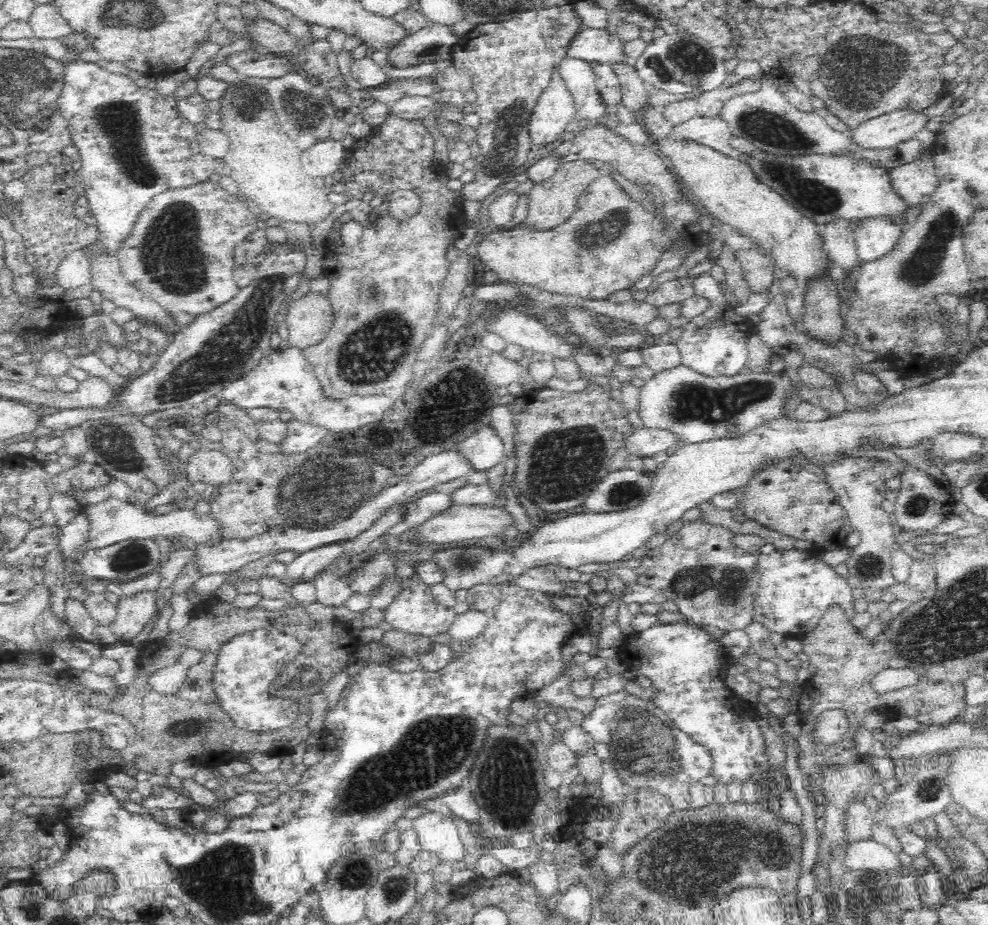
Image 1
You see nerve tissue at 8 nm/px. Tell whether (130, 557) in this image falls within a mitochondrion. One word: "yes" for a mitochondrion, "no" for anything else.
yes

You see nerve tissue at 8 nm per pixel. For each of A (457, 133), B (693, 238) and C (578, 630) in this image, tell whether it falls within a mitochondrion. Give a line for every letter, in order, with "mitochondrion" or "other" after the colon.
A: other
B: other
C: other

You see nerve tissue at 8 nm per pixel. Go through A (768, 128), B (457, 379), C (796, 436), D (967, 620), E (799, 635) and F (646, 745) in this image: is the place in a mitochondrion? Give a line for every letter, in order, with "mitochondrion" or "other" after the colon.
A: mitochondrion
B: mitochondrion
C: other
D: mitochondrion
E: other
F: mitochondrion

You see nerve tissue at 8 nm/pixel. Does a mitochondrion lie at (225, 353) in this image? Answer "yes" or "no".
yes

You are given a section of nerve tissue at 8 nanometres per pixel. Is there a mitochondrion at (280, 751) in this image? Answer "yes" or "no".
no

